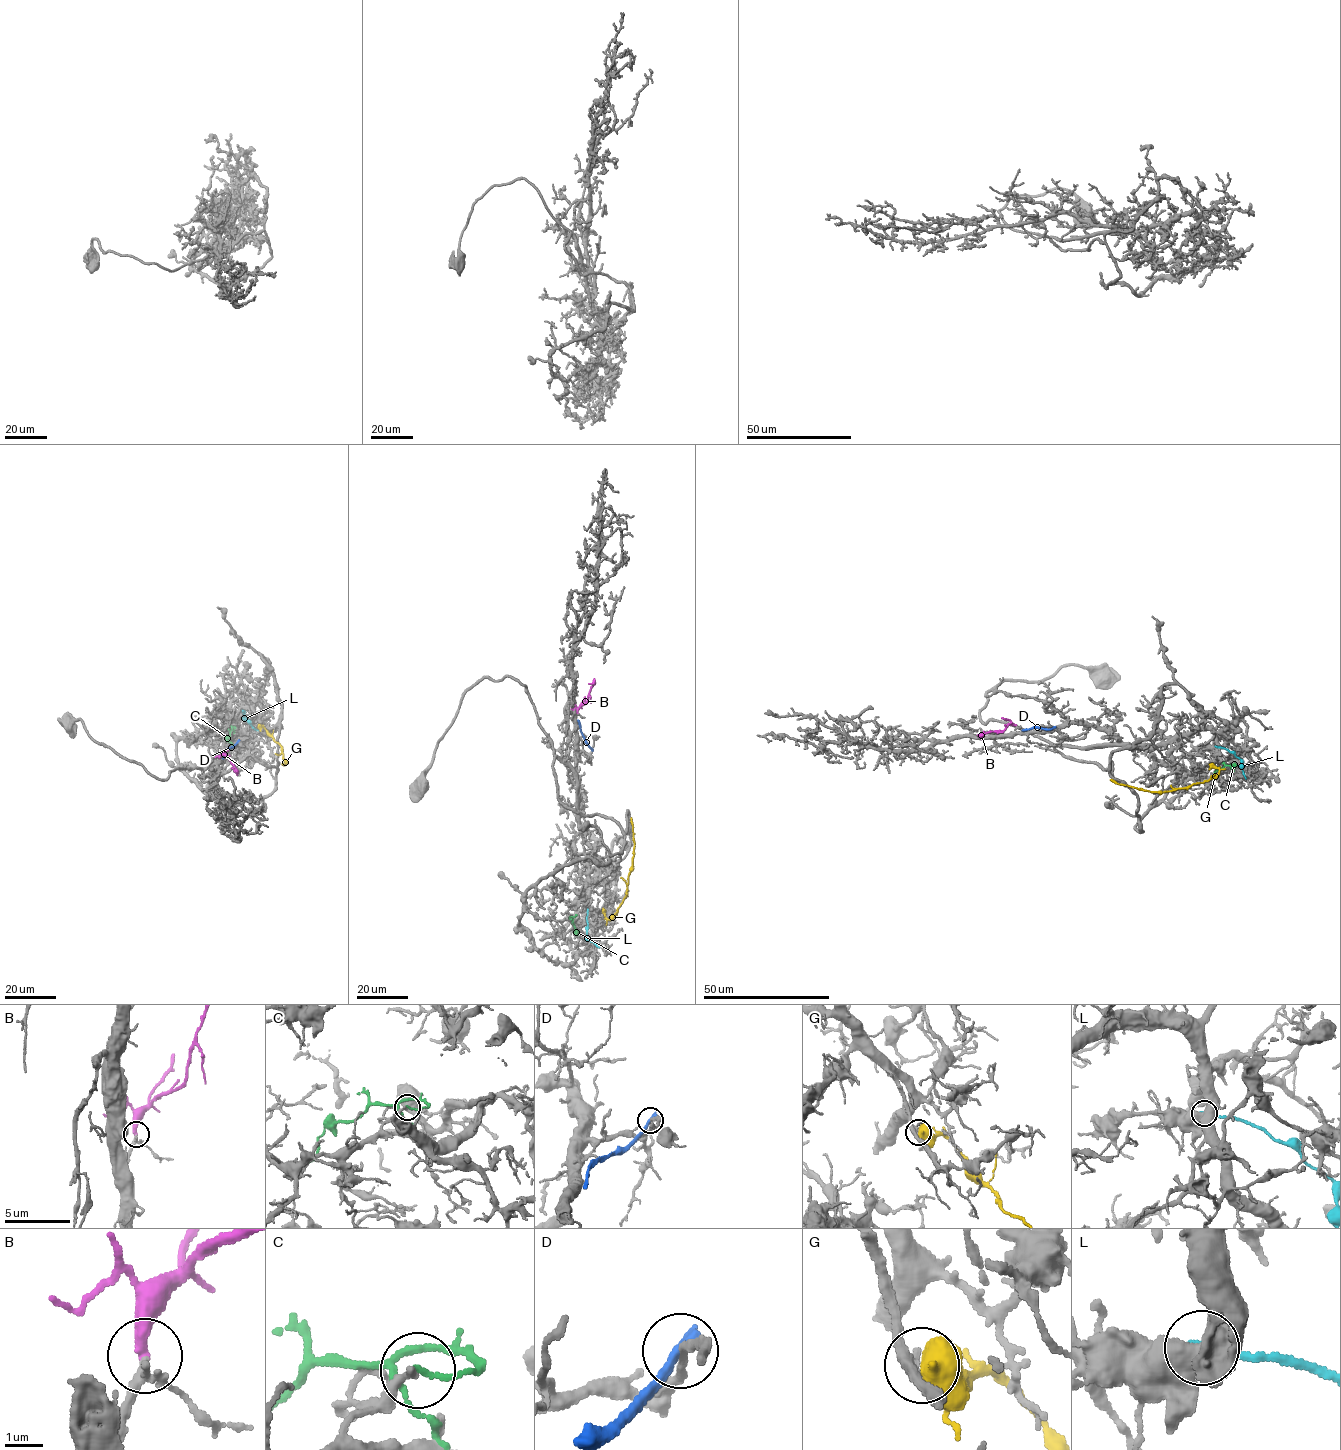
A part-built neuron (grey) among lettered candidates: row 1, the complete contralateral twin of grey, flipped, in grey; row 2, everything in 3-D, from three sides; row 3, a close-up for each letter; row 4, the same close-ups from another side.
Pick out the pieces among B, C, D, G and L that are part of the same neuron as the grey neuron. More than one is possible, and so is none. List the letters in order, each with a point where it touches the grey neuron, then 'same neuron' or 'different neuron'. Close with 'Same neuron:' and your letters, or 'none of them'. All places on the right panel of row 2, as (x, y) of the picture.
B: meets grey at (1015, 725); same neuron
C: meets grey at (1232, 766); different neuron
D: meets grey at (1053, 727); different neuron
G: meets grey at (1212, 764); different neuron
L: meets grey at (1216, 746); different neuron
Same neuron: B

